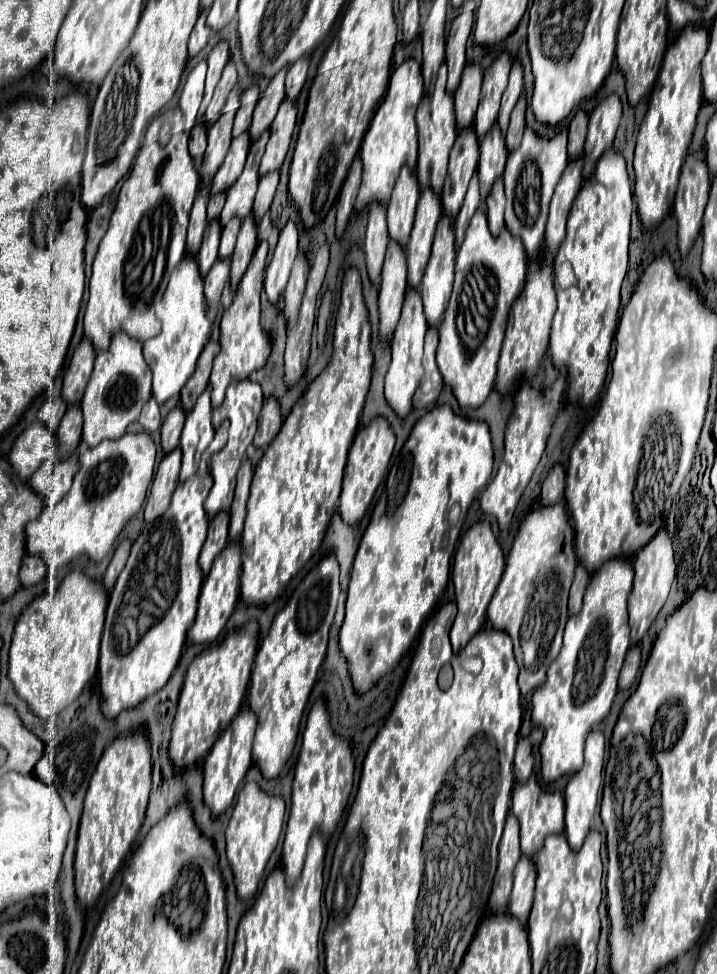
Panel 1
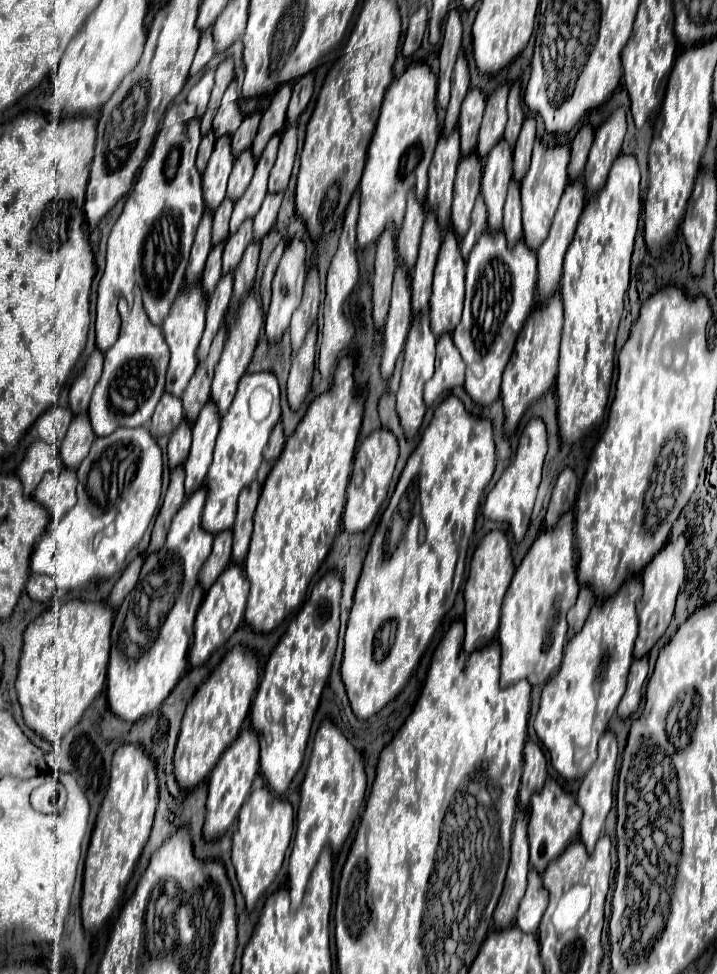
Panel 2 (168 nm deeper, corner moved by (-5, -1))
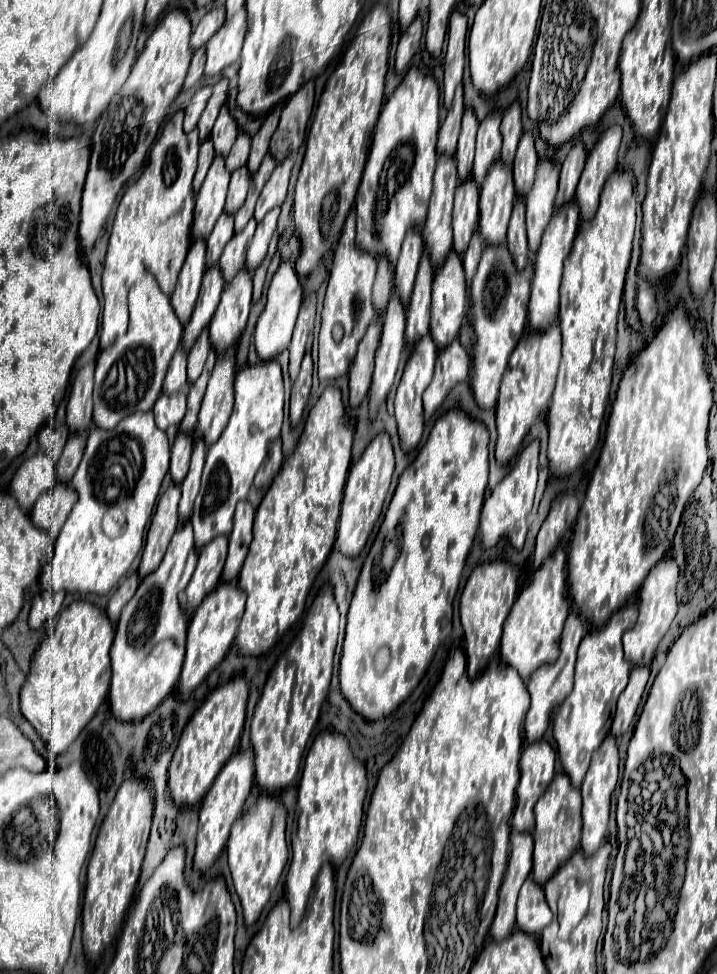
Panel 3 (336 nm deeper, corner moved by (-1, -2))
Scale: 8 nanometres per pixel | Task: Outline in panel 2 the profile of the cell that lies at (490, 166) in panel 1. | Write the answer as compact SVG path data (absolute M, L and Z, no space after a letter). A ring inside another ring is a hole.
M500 140L488 154L482 170L482 196L488 208L488 228L498 232L502 228L502 208L506 200L506 188L512 178L512 148L506 140Z

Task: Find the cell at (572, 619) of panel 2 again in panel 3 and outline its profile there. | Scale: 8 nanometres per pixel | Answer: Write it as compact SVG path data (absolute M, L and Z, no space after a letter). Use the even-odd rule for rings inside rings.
M570 613L566 619L566 625L564 625L564 631L560 635L560 657L552 665L542 665L540 669L536 669L536 673L532 673L532 677L528 679L528 691L532 695L532 703L530 703L530 709L524 719L524 731L526 731L528 743L536 743L542 739L544 731L550 725L550 717L552 717L554 709L558 709L558 705L564 701L564 697L568 697L568 693L572 691L576 651L578 651L578 645L582 641L584 633L586 631L584 631L582 617L578 613Z

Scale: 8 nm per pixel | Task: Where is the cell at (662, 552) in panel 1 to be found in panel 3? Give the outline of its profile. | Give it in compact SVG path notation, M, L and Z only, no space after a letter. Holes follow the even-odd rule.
M672 557L662 559L646 577L640 589L640 617L636 625L624 633L624 653L632 665L650 665L652 657L656 653L656 647L664 633L668 631L676 609L678 609L678 599L676 599L676 581L678 581L678 565L674 563Z

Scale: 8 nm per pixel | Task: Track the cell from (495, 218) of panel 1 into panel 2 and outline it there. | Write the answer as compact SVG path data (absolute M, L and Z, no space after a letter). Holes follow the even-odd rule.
M512 180L512 184L508 186L502 230L504 230L506 240L508 240L510 246L514 246L516 240L520 240L520 236L522 236L522 222L520 222L520 184L516 184L516 180Z

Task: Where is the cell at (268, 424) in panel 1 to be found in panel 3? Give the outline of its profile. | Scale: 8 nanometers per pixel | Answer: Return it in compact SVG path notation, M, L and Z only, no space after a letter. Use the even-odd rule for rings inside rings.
M276 439L274 443L272 443L272 449L270 449L270 453L268 453L268 457L266 457L266 461L264 461L264 465L260 467L260 473L256 475L256 487L258 489L266 489L272 481L274 481L274 477L276 477L276 473L280 471L280 467L282 467L282 461L284 461L284 455L282 455L282 443L280 443L280 439Z

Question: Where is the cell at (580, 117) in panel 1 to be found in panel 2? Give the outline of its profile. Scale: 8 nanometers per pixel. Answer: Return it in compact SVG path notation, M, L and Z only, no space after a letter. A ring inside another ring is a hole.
M584 124L572 142L572 158L570 158L570 166L568 166L570 180L574 180L576 176L582 174L590 146L592 146L592 140L594 140L594 128L590 124Z

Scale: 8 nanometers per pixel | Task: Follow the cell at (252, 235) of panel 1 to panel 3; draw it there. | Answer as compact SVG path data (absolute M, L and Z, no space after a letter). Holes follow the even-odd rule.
M242 271L222 291L220 305L208 325L210 343L218 355L234 347L246 329L252 305L252 275Z

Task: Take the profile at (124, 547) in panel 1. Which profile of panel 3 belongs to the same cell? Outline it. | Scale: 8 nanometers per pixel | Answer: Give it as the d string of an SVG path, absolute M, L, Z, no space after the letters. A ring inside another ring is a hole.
M132 573L132 575L128 575L128 577L122 581L122 585L120 585L120 587L114 591L114 595L110 597L110 603L108 603L106 613L108 613L108 619L112 621L112 625L116 625L116 621L120 619L120 611L124 609L124 605L126 605L126 603L132 599L132 595L136 593L138 583L140 583L138 575Z

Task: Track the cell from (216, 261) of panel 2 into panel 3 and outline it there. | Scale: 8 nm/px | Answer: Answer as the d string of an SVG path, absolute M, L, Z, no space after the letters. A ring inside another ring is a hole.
M212 267L206 271L204 281L202 281L202 289L200 289L200 297L196 303L196 309L192 313L192 319L188 321L188 325L184 327L184 337L182 337L182 347L188 353L188 349L192 349L192 345L196 343L196 337L202 333L202 329L208 327L218 303L220 303L220 295L224 289L224 279L218 267Z

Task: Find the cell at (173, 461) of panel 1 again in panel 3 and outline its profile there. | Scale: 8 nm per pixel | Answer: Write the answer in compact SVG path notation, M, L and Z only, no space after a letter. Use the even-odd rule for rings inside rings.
M170 485L156 505L156 511L154 511L154 517L152 517L152 523L150 523L150 529L146 535L140 569L138 569L140 579L148 577L148 573L152 573L160 565L160 561L168 549L168 543L170 543L174 531L178 529L178 513L176 513L178 501L180 501L180 487Z

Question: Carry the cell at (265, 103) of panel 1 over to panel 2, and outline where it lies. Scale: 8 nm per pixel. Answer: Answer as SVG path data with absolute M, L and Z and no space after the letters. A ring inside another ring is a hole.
M292 82L282 84L282 86L274 92L268 110L262 114L260 128L258 128L258 134L256 134L254 144L252 144L252 154L254 154L254 158L260 158L262 150L264 150L266 144L268 144L268 140L270 140L274 134L280 134L280 132L282 132L282 128L284 128L284 124L286 124L286 108L288 108L288 102L290 102L290 92L292 92Z

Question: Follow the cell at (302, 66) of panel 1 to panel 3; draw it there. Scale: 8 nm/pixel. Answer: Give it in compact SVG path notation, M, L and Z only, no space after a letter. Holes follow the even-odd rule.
M306 83L296 95L292 95L282 109L278 131L270 143L270 153L276 161L284 161L288 153L296 153L306 137L306 125L314 107L314 83Z

